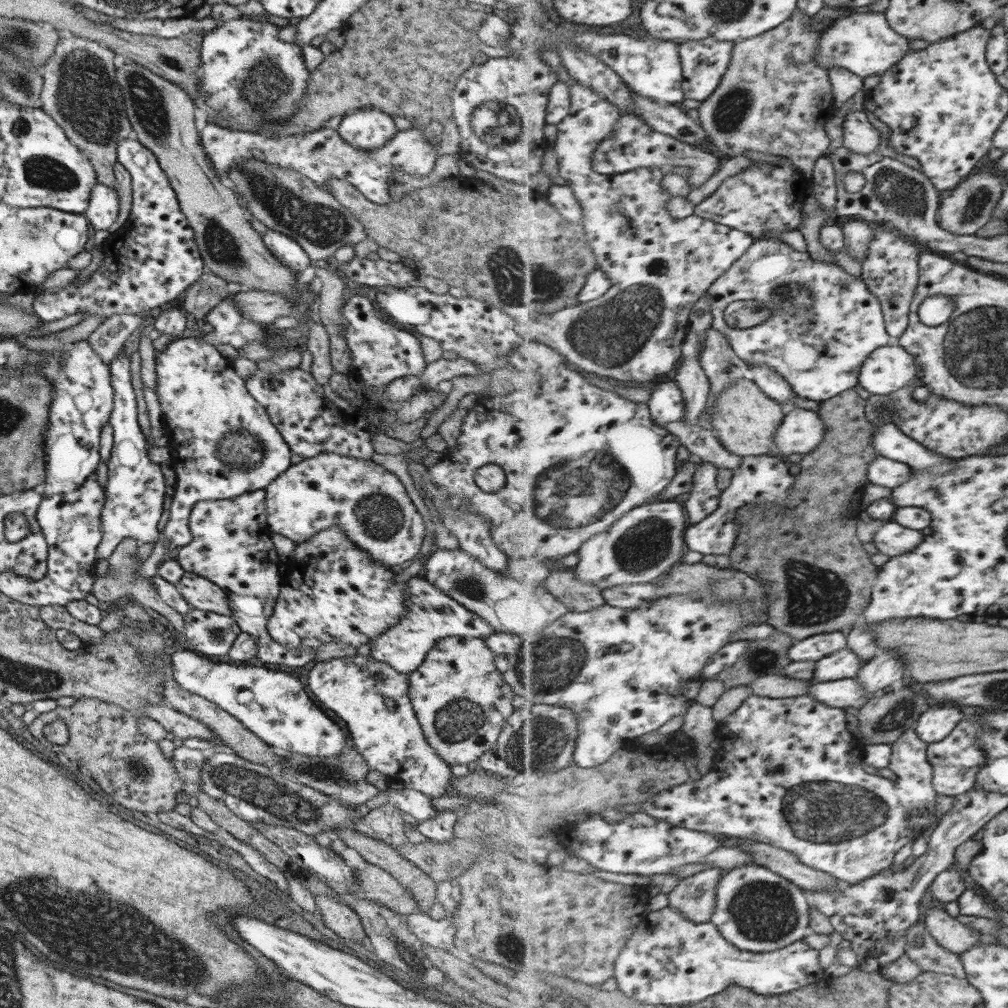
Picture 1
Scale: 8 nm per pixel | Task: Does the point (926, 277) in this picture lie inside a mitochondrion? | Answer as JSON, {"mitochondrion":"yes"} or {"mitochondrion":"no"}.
{"mitochondrion":"no"}

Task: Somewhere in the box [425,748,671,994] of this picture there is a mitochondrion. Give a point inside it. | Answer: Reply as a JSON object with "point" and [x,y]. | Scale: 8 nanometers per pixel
{"point":[508,943]}

